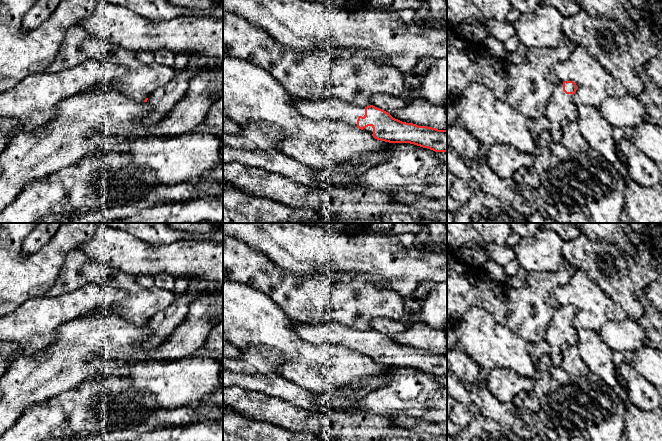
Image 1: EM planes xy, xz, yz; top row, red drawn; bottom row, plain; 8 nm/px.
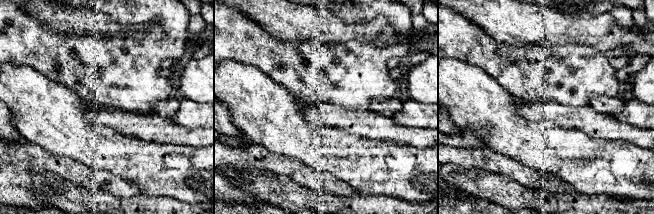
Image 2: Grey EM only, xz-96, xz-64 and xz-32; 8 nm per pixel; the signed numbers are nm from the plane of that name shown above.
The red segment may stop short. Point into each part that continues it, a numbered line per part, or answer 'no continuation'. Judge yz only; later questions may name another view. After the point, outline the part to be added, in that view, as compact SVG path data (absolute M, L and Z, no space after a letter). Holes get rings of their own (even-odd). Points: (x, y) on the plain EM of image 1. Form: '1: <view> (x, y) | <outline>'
1: yz (561, 330) | M557 305L552 320L548 326L545 340L550 346L549 356L554 367L560 367L562 361L561 349L564 343L576 345L578 336L573 325L573 318L563 315L563 306Z

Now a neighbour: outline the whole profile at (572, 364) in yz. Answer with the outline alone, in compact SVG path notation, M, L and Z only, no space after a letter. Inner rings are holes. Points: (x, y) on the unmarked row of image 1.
M564 343L561 349L562 361L560 368L571 378L578 379L590 373L589 368L582 361L576 345Z

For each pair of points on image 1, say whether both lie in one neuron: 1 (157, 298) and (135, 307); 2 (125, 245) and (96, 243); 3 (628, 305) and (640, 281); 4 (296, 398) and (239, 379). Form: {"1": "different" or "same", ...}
{"1": "same", "2": "same", "3": "same", "4": "same"}

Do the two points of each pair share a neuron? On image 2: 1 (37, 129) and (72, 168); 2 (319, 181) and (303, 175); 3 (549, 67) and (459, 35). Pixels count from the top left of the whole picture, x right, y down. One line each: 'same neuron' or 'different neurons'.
1: different neurons
2: same neuron
3: same neuron

